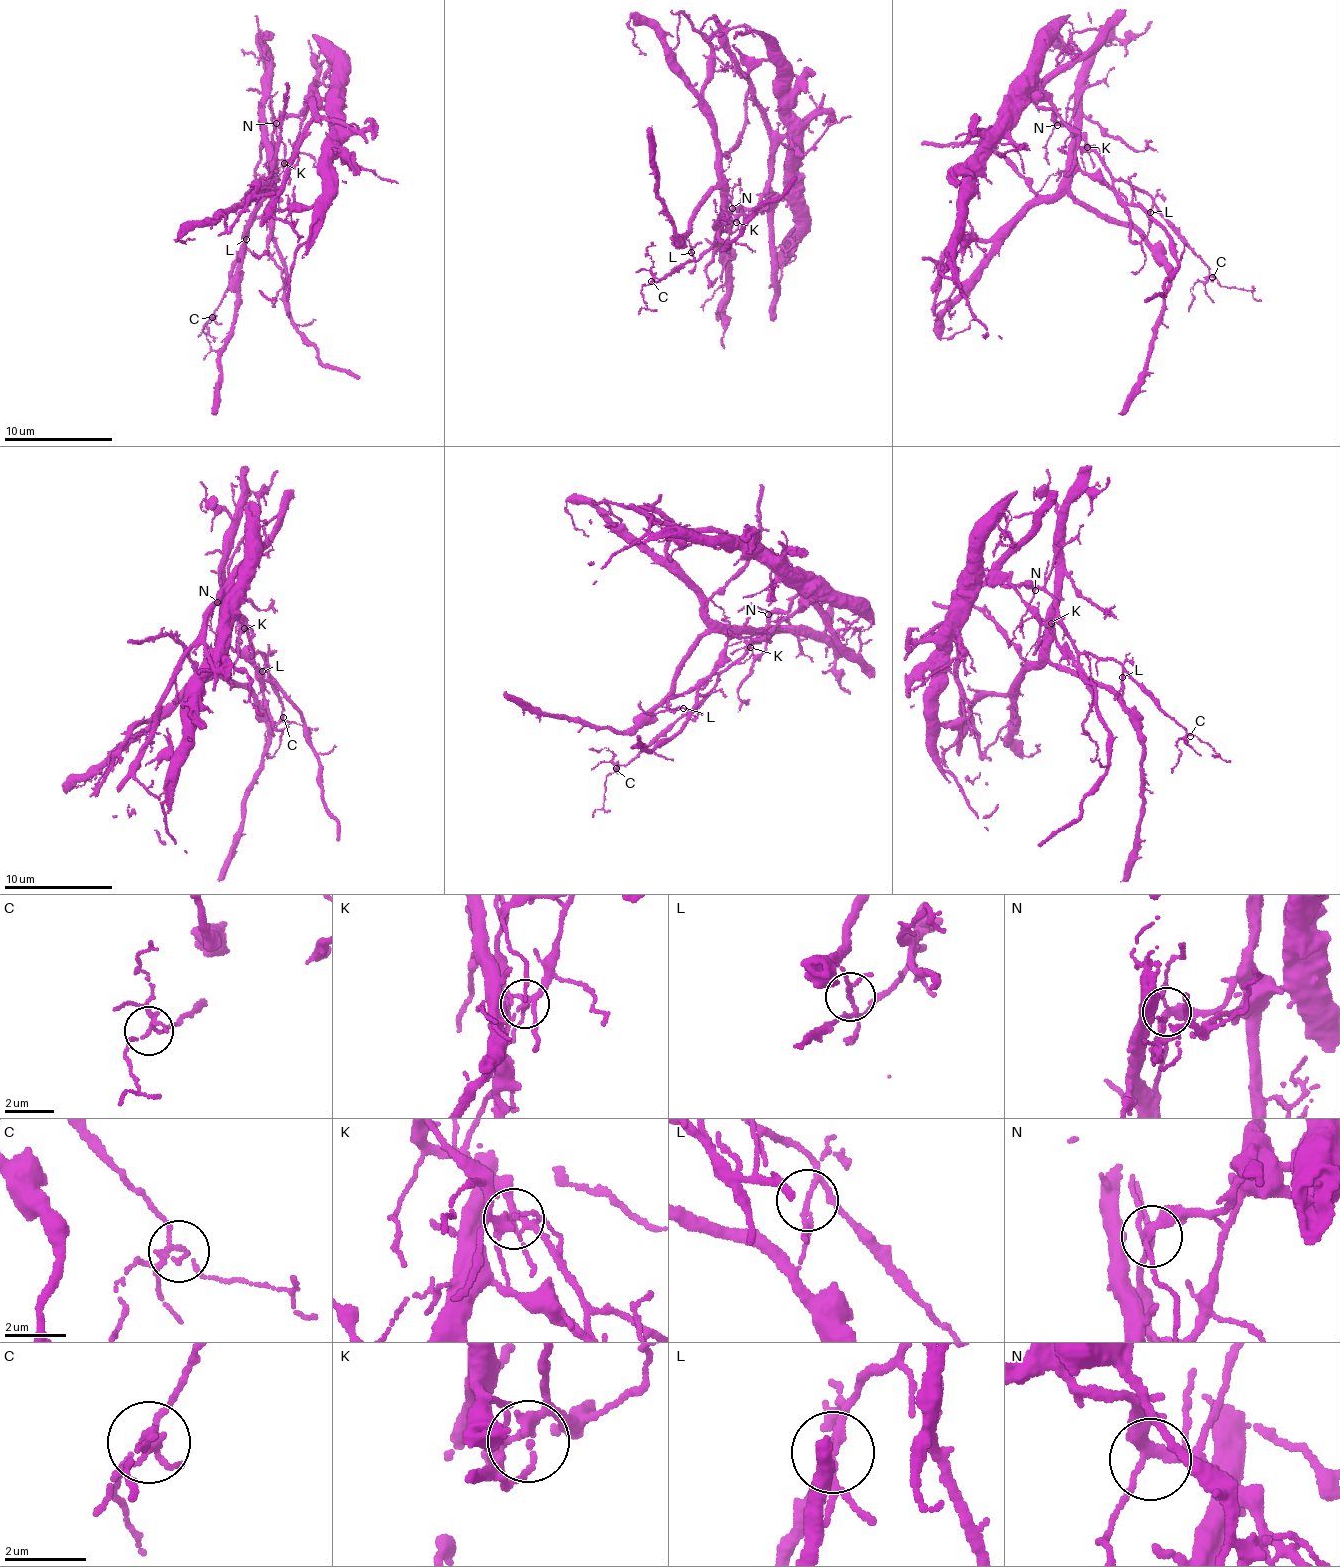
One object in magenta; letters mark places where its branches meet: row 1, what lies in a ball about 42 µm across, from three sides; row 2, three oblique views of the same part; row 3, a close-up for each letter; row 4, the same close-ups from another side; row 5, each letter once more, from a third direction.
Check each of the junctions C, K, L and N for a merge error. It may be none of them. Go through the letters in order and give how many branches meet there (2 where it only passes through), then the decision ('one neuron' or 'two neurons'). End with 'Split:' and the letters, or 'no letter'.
C: branches 5; one neuron
K: branches 6; two neurons
L: branches 3; two neurons
N: branches 4; one neuron
Split: K, L

